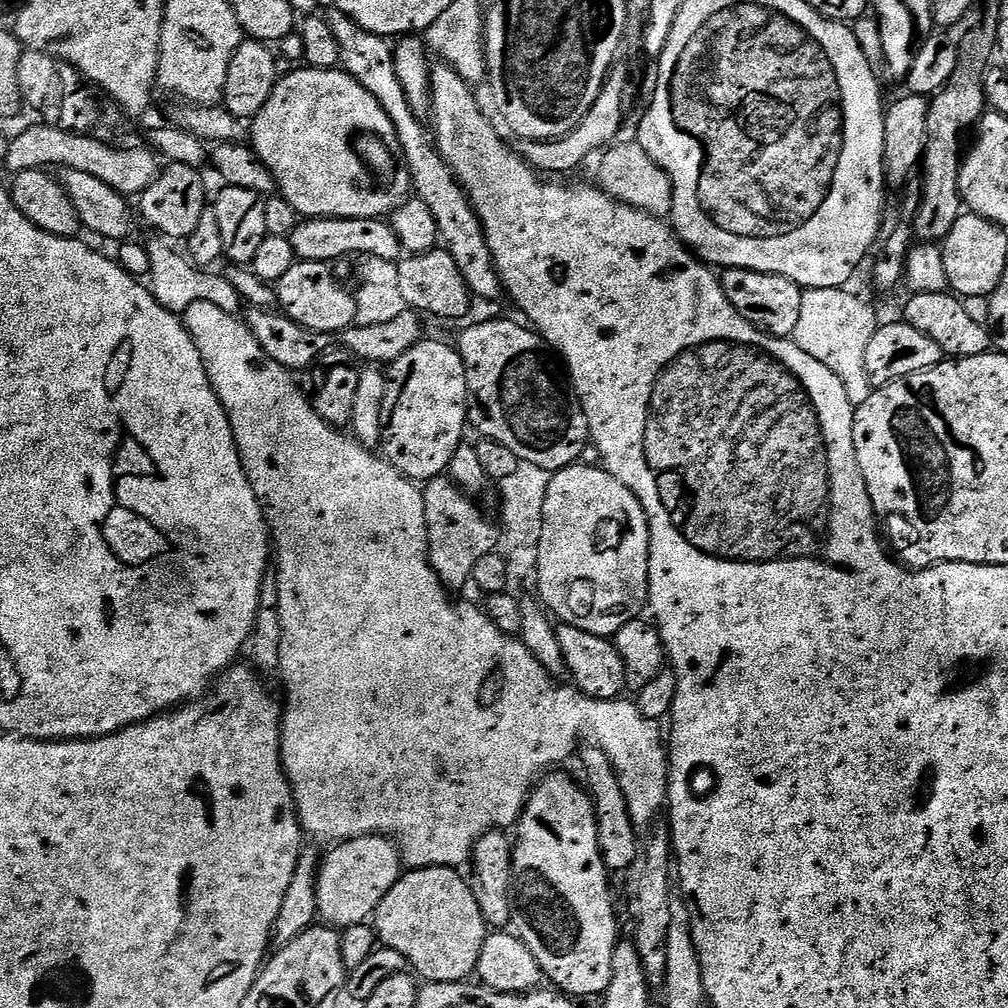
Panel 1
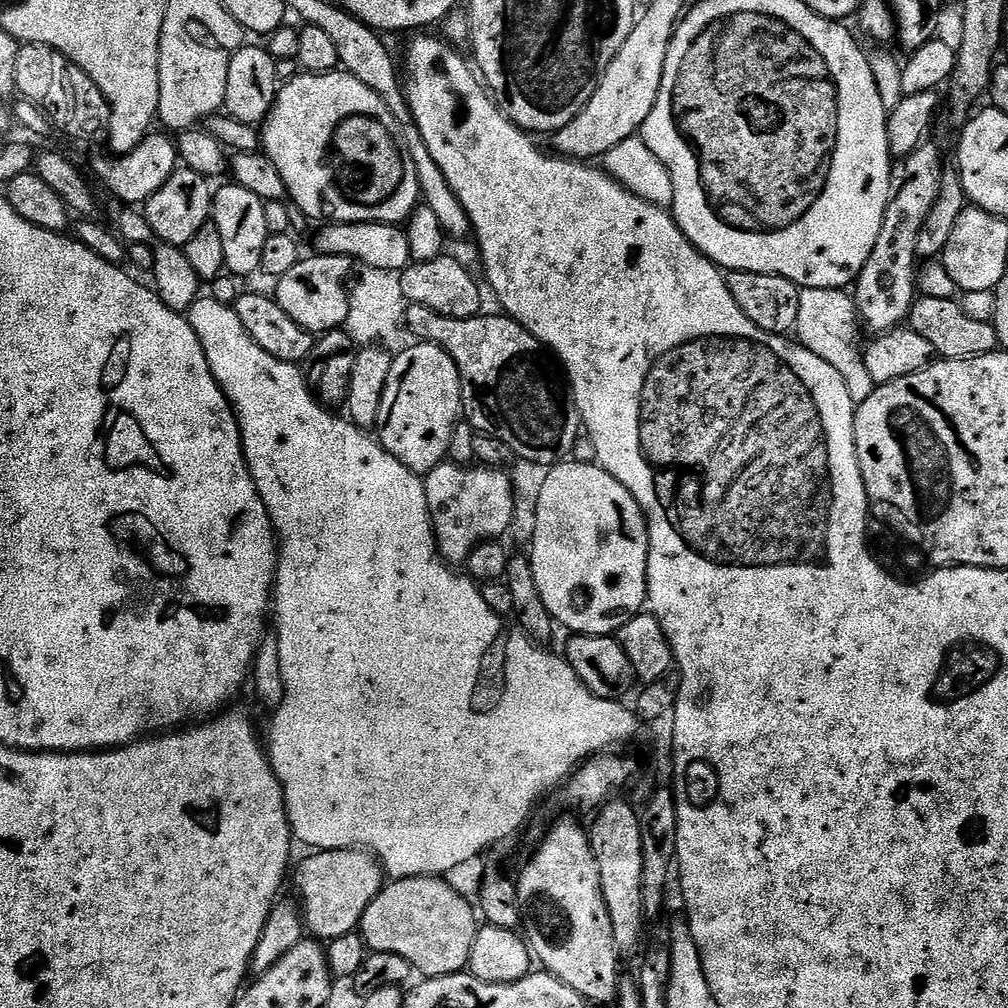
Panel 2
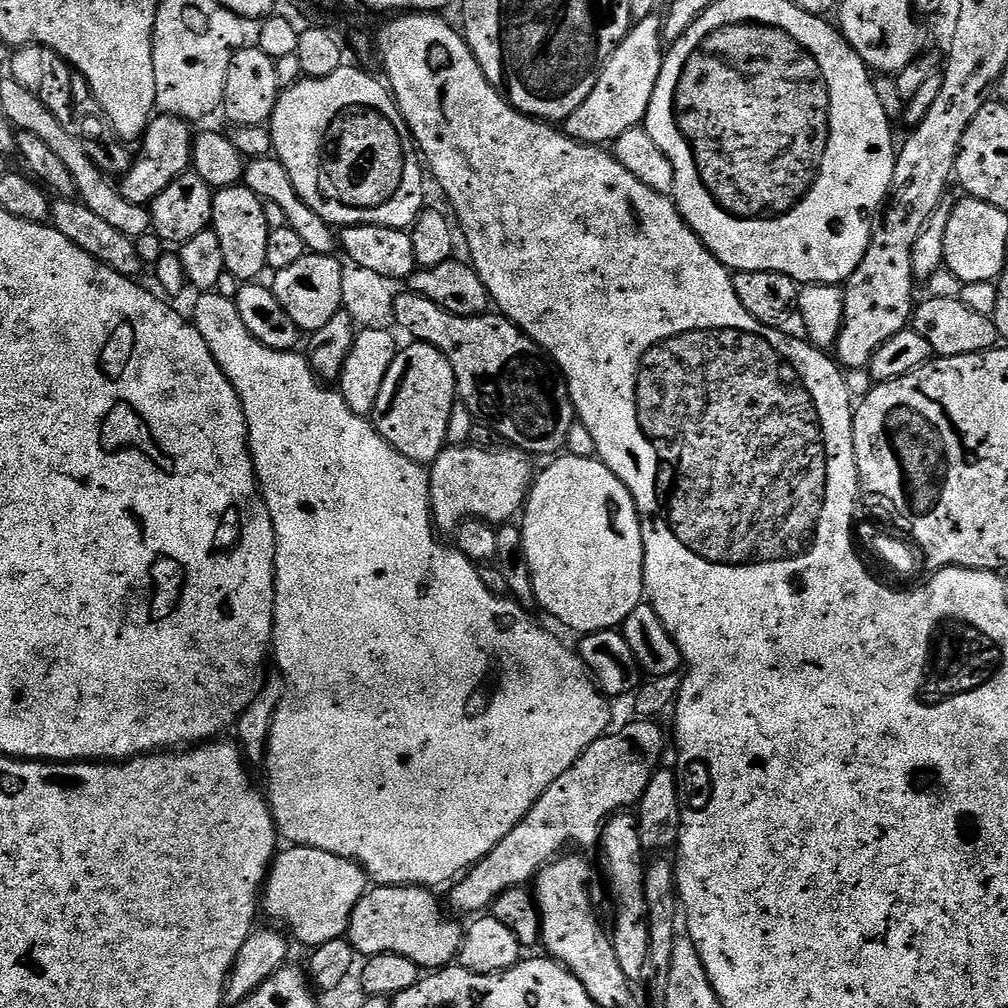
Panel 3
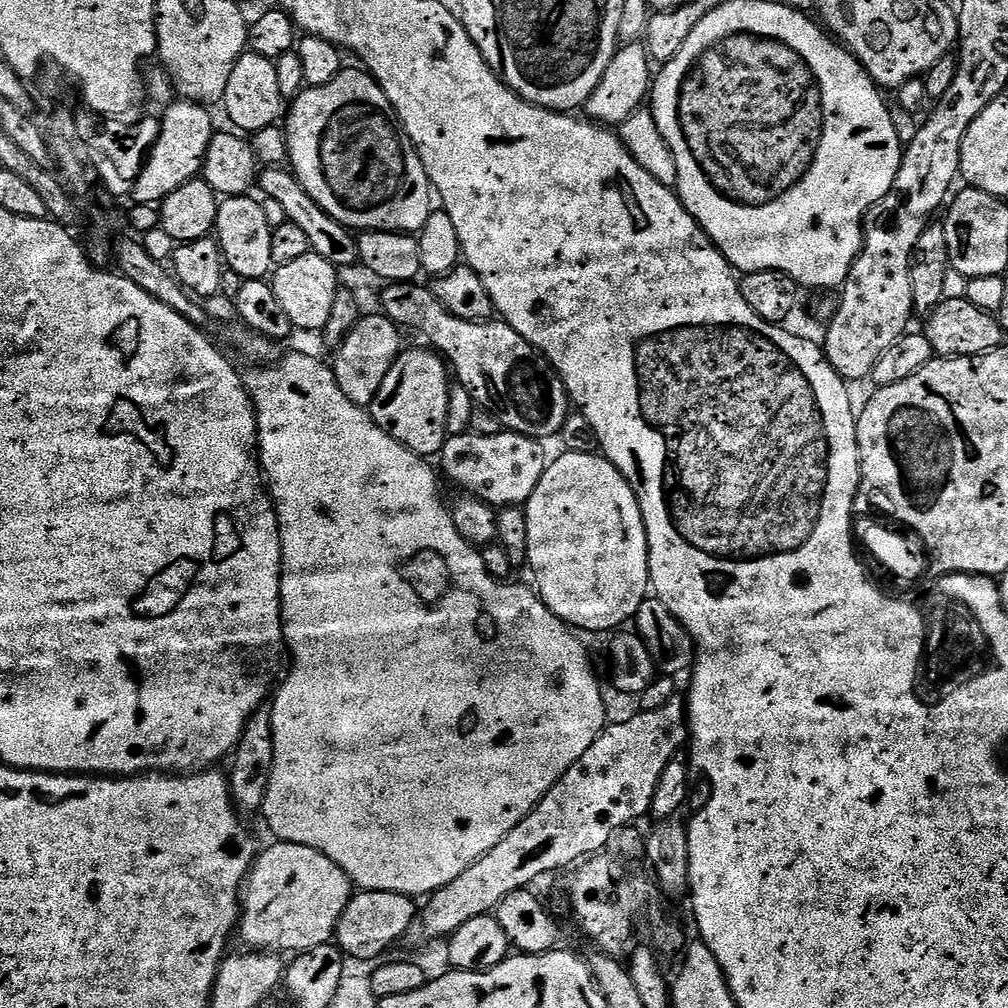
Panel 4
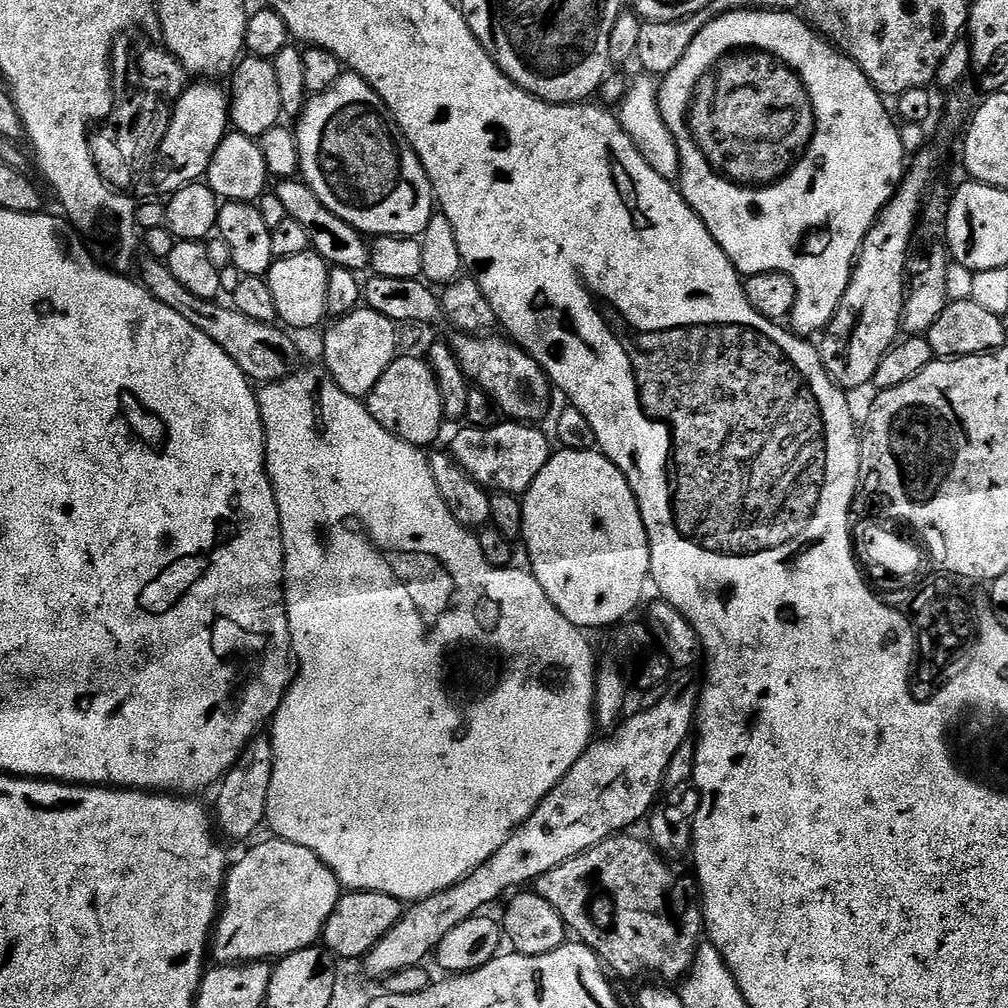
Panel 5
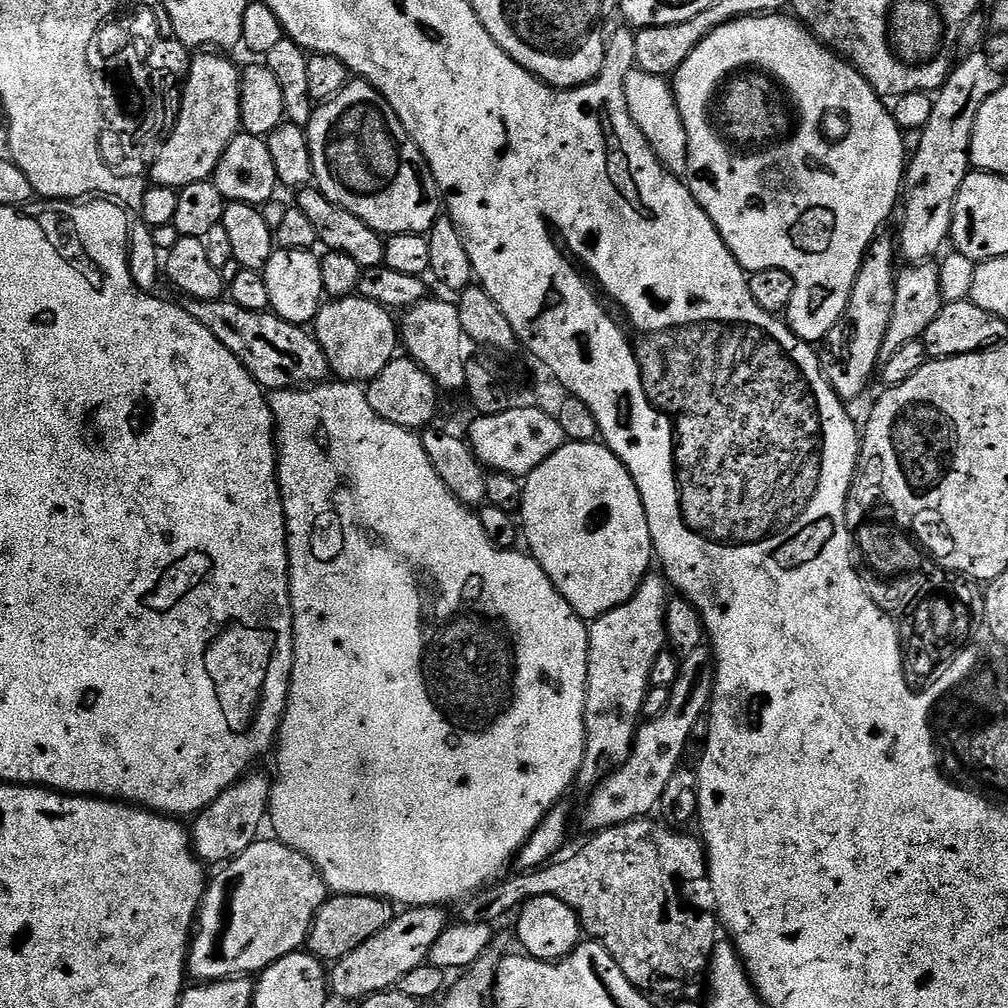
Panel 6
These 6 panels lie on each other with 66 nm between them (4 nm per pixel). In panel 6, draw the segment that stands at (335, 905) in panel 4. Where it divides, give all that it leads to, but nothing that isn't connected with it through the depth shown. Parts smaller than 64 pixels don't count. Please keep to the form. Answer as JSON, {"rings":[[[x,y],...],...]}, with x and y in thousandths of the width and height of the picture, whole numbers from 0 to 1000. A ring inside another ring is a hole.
{"rings":[[[259,831],[254,833],[244,843],[240,843],[240,847],[236,847],[232,852],[227,853],[225,857],[217,862],[218,865],[214,870],[205,874],[202,882],[202,890],[198,896],[198,908],[195,912],[190,930],[190,936],[187,942],[187,964],[194,967],[193,971],[198,974],[209,974],[212,972],[229,972],[231,970],[246,970],[251,966],[257,966],[262,961],[267,960],[272,954],[276,954],[276,950],[284,950],[284,946],[289,944],[297,944],[305,938],[306,928],[310,922],[310,914],[313,913],[315,903],[322,895],[325,894],[327,882],[323,874],[319,871],[319,867],[312,859],[312,855],[308,855],[308,851],[304,851],[296,843],[292,843],[288,839],[284,839],[279,833],[273,831]]]}

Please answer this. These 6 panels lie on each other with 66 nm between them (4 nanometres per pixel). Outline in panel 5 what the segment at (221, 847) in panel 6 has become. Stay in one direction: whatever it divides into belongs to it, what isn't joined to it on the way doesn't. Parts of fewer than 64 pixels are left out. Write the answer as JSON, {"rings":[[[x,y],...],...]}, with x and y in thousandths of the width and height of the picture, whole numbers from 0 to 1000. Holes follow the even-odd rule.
{"rings":[[[265,729],[253,730],[236,752],[233,760],[226,765],[216,779],[218,791],[212,801],[212,817],[219,826],[223,825],[230,833],[249,834],[258,817],[263,816],[268,792],[268,772],[272,772],[272,744]]]}

